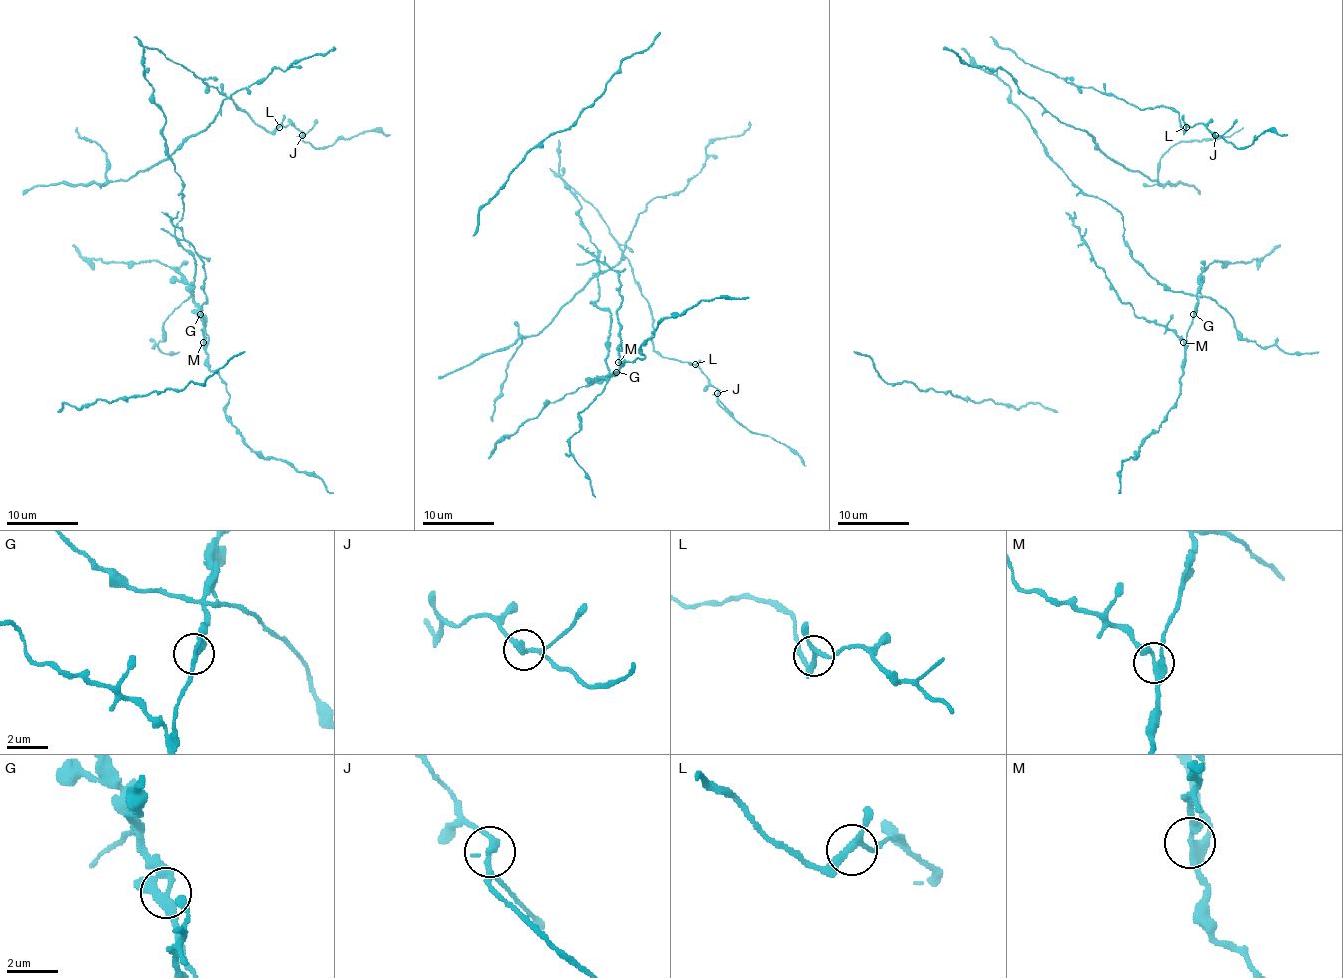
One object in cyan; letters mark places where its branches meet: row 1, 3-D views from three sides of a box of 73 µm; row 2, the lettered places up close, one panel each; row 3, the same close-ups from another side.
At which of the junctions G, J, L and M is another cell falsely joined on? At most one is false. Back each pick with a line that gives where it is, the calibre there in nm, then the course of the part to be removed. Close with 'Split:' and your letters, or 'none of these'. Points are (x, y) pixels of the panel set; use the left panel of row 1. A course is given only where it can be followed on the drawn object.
M: at (203, 342); 300 nm thick; foreign part runs (203, 343), (203, 264), (180, 229), (162, 211)
Split: M

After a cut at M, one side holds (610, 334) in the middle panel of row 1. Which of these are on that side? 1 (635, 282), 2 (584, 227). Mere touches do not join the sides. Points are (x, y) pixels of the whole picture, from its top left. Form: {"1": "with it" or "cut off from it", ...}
{"1": "with it", "2": "with it"}

